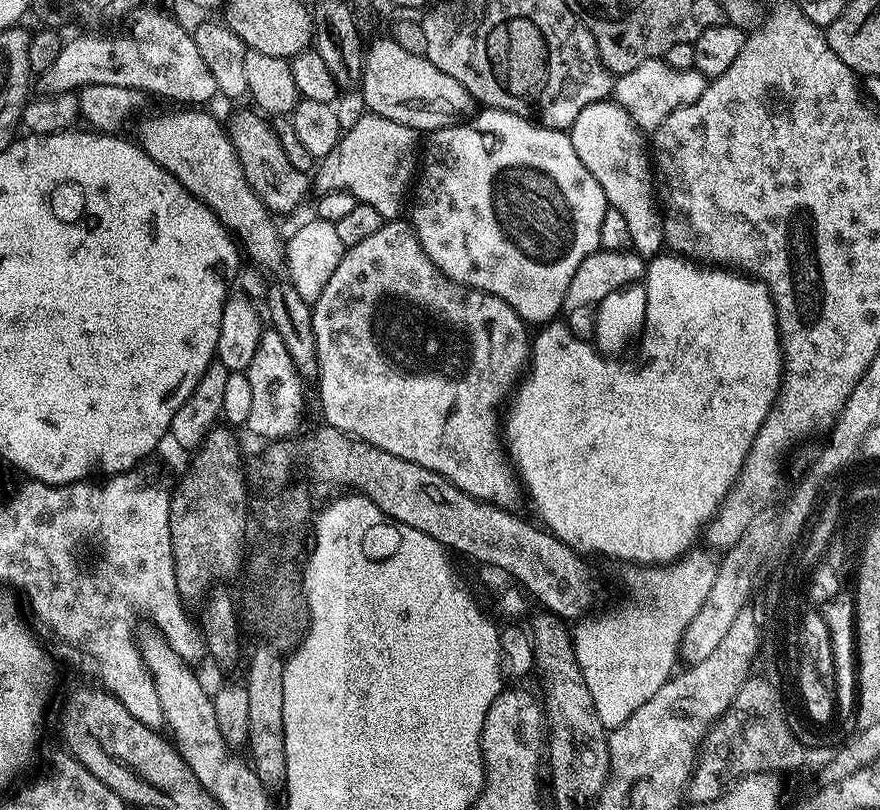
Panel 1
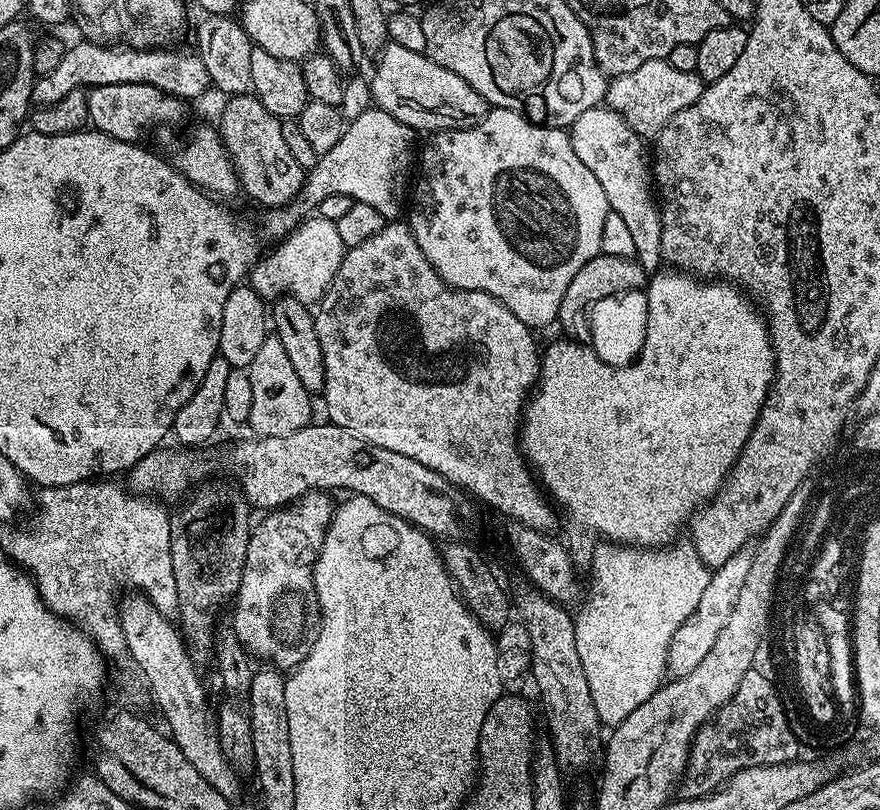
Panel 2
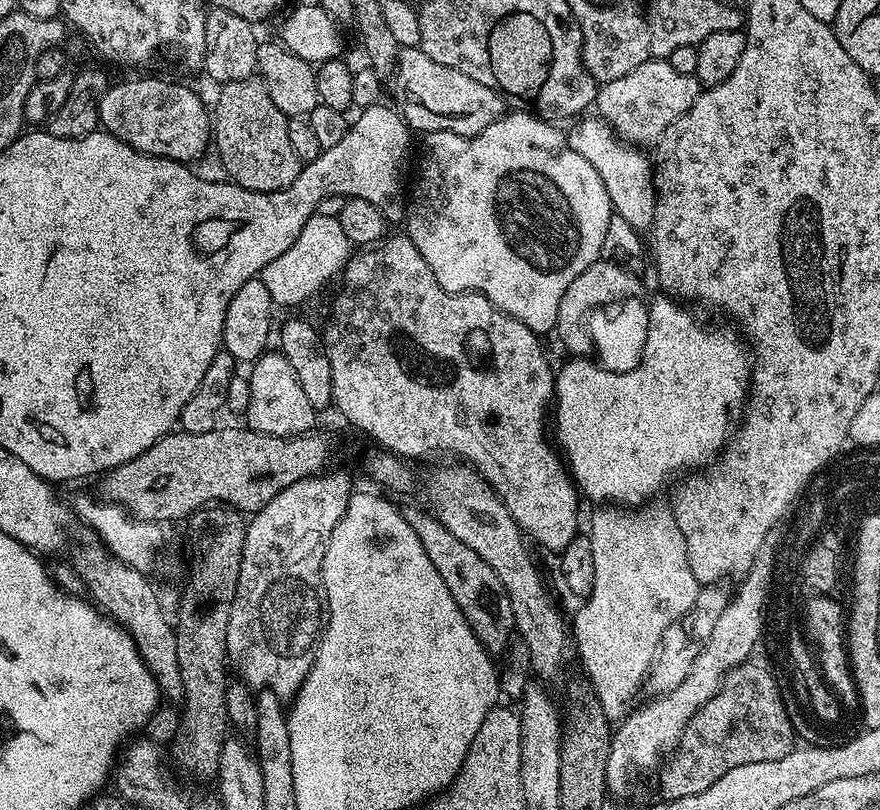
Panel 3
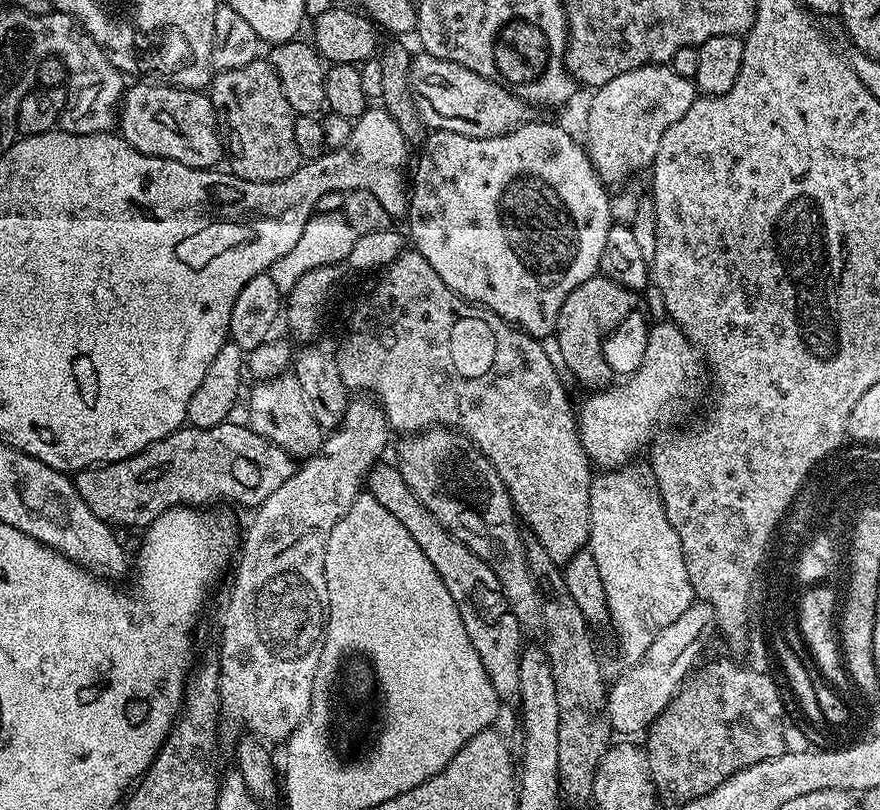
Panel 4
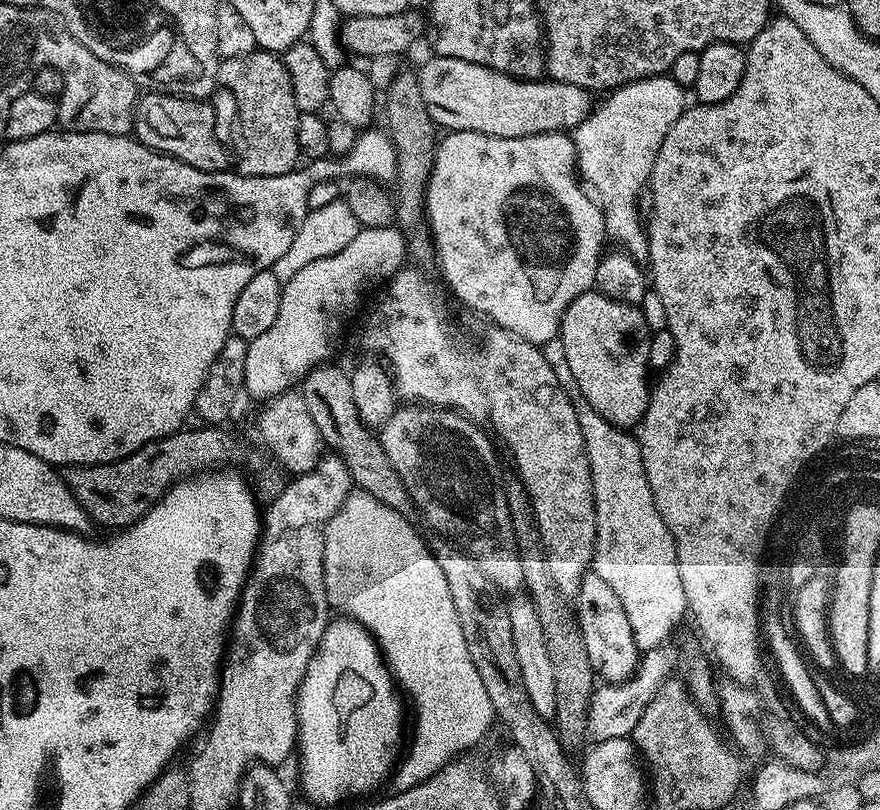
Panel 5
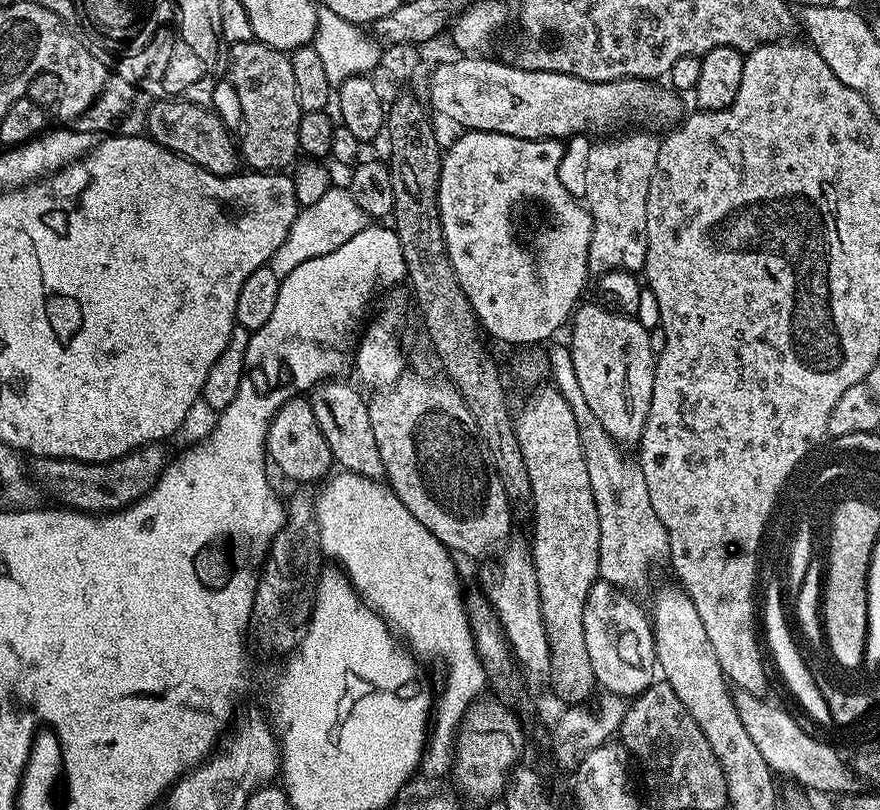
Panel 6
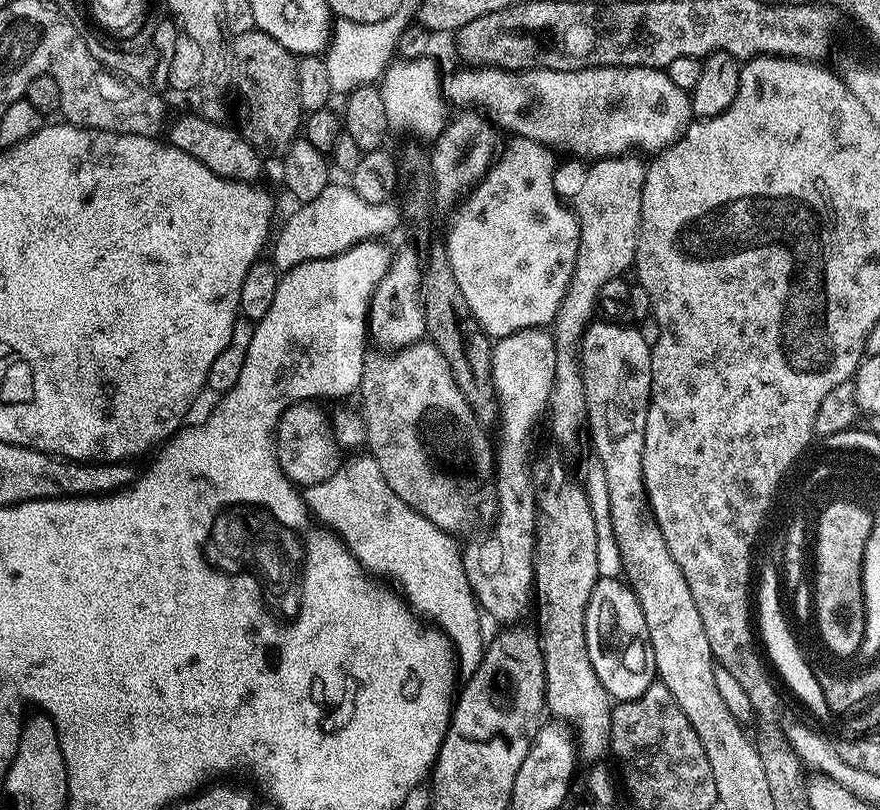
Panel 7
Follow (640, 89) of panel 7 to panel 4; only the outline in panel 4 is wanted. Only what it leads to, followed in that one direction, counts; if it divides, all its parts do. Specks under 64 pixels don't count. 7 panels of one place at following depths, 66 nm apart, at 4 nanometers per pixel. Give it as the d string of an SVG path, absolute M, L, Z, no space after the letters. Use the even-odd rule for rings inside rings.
M427 54L413 55L410 86L416 113L432 130L486 138L510 132L529 119L529 105L508 91L505 85L482 78L474 74L474 70L466 70L466 66L458 66L458 62L446 62Z

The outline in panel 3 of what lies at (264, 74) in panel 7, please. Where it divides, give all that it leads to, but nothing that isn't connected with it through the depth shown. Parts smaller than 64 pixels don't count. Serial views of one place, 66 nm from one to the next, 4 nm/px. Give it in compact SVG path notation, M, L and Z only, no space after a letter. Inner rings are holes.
M235 80L219 85L218 91L216 108L214 104L214 148L220 151L220 160L228 171L227 179L231 183L241 184L246 190L259 192L280 192L290 186L290 182L298 178L302 162L298 154L294 154L294 146L290 146L289 117L284 116L278 106L274 106L274 98L270 98L263 80Z

